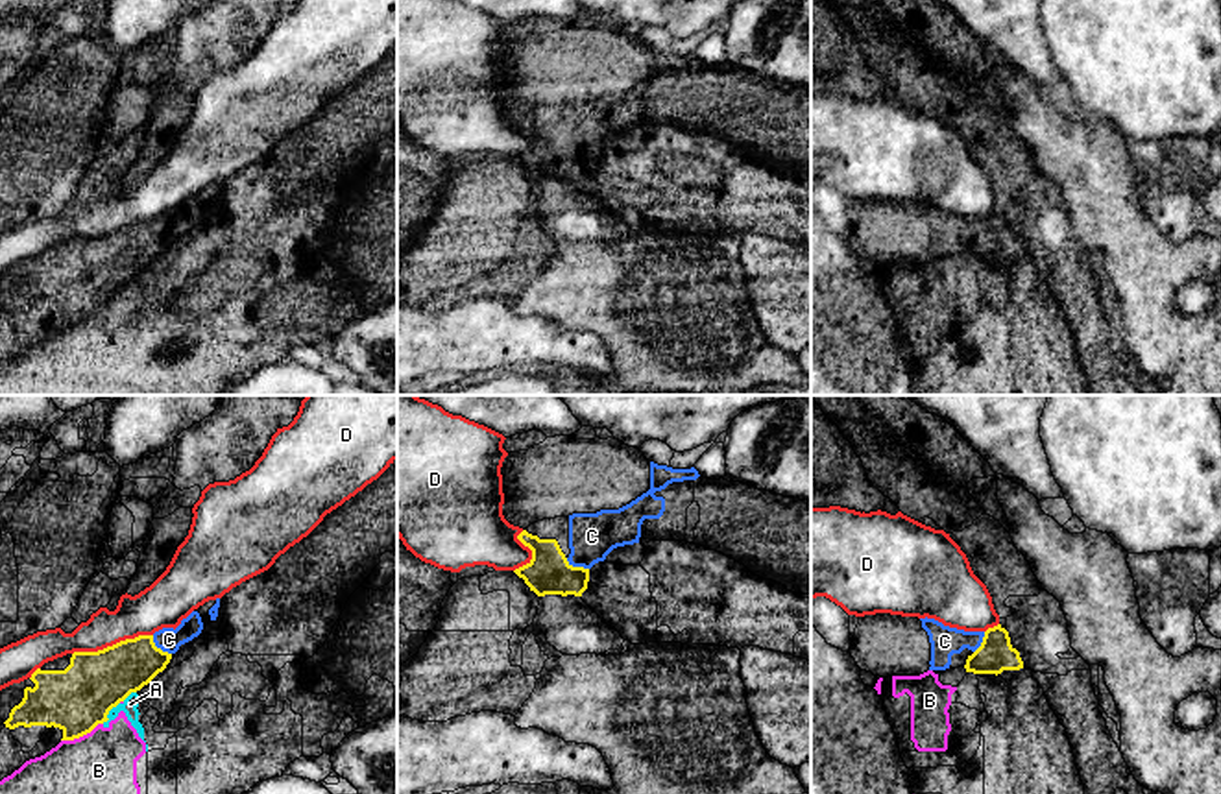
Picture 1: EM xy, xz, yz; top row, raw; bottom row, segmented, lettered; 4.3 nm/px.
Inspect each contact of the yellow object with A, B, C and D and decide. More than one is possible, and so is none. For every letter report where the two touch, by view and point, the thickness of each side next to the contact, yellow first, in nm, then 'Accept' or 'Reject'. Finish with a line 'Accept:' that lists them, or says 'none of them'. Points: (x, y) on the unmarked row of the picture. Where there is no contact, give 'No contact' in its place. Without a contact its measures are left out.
A: Touches yellow at xy (108, 300). Thickness 280 nm (yellow) against 70 nm. Reject
B: Touches yellow at xy (82, 322). Thickness 280 nm (yellow) against 480 nm. Reject
C: Touches yellow at xy (159, 235). Thickness 240 nm (yellow) against 110 nm. Accept
D: Touches yellow at xy (113, 231). Thickness 280 nm (yellow) against 190 nm. Reject
Accept: C

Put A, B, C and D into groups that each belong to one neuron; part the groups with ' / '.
A B / C / D

